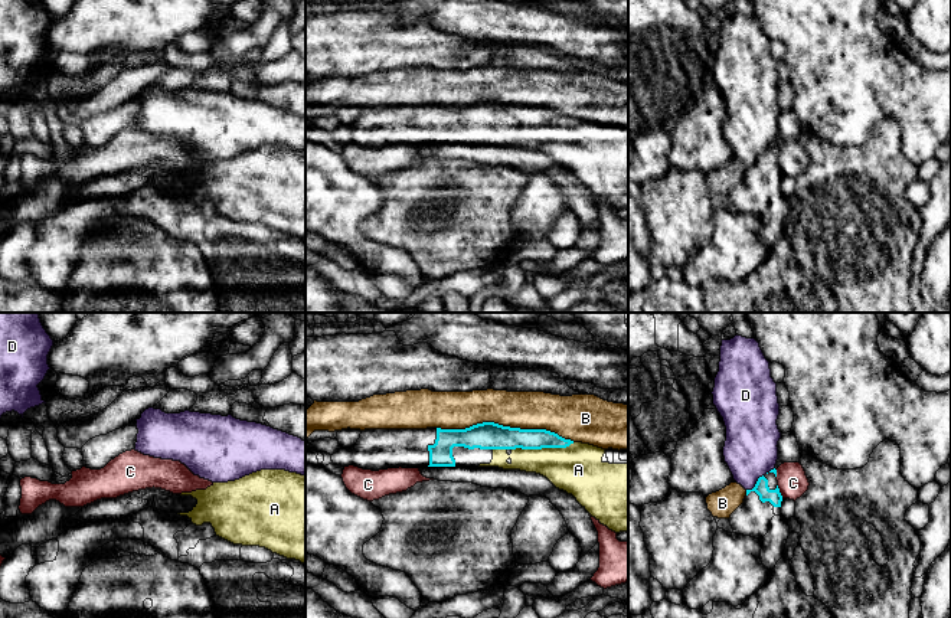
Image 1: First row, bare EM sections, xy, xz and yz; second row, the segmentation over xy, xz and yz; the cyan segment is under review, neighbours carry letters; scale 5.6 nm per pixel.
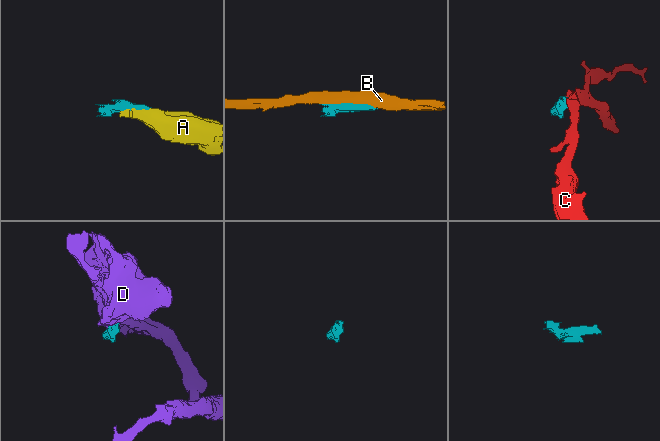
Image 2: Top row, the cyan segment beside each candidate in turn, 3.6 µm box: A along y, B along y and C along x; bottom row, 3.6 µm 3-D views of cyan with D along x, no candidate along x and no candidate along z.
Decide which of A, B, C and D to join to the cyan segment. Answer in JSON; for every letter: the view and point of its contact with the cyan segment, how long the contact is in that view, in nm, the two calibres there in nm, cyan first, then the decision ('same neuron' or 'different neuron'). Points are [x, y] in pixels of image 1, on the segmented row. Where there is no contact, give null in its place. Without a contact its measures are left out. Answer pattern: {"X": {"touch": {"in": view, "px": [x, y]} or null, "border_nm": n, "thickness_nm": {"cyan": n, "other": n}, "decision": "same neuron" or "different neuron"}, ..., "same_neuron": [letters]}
{"A": {"touch": {"in": "xz", "px": [542, 447]}, "border_nm": 360, "thickness_nm": {"cyan": 140, "other": 280}, "decision": "same neuron"}, "B": {"touch": {"in": "xz", "px": [506, 427]}, "border_nm": 750, "thickness_nm": {"cyan": 160, "other": 200}, "decision": "different neuron"}, "C": {"touch": {"in": "yz", "px": [778, 491]}, "border_nm": 80, "thickness_nm": {"cyan": 80, "other": 170}, "decision": "different neuron"}, "D": {"touch": {"in": "yz", "px": [755, 484]}, "border_nm": 130, "thickness_nm": {"cyan": 80, "other": 300}, "decision": "different neuron"}, "same_neuron": ["A"]}

